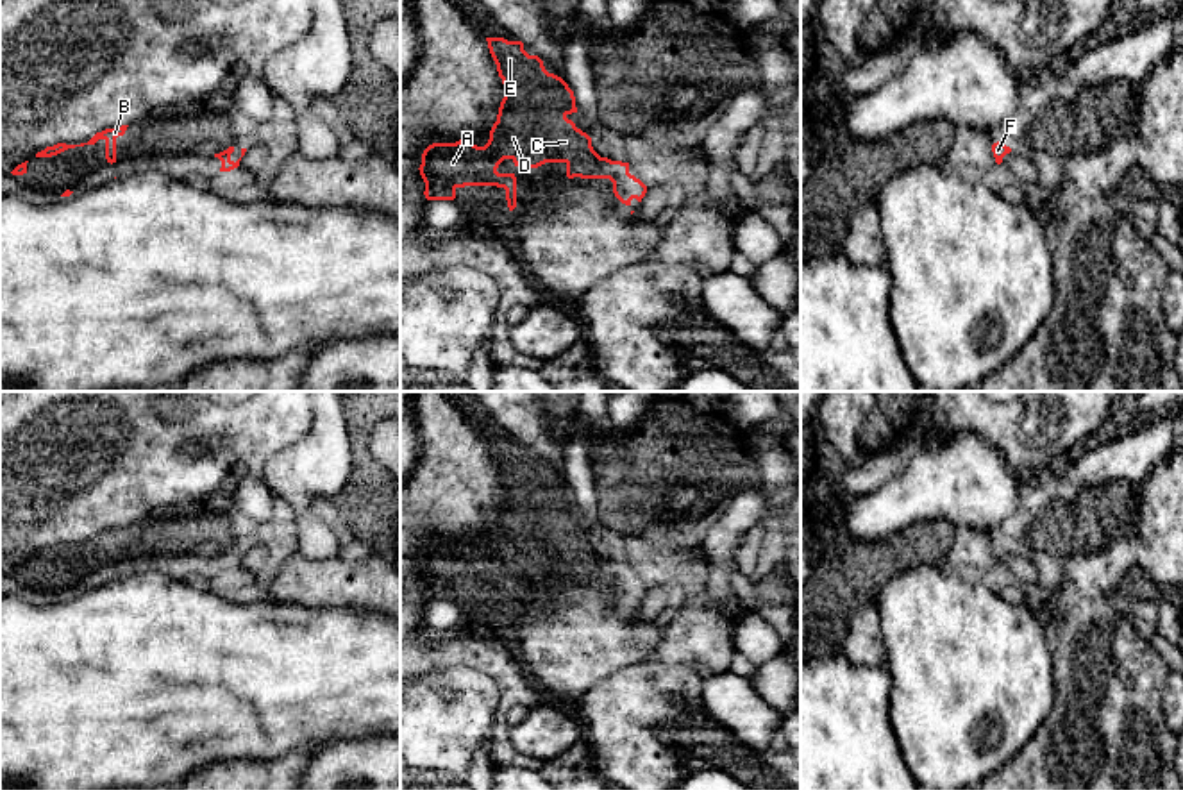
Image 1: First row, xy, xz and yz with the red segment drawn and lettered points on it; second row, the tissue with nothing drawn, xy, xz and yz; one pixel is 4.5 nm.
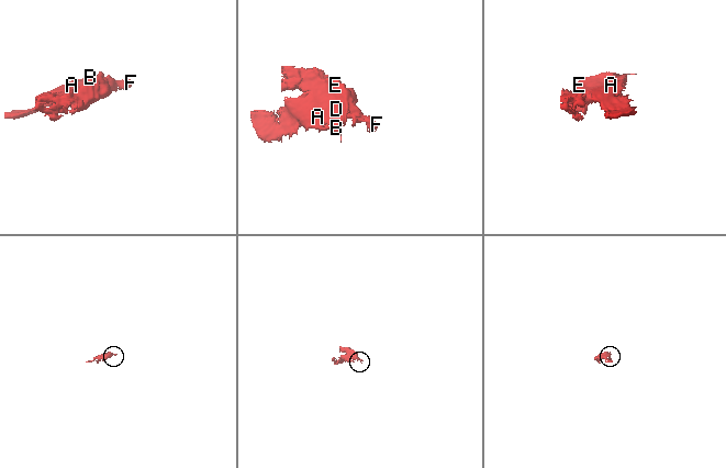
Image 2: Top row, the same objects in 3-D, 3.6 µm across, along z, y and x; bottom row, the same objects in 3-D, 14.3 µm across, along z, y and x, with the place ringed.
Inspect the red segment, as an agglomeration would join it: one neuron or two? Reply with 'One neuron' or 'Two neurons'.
One neuron

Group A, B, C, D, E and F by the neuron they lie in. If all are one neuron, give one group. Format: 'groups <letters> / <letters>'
groups A B C D E F

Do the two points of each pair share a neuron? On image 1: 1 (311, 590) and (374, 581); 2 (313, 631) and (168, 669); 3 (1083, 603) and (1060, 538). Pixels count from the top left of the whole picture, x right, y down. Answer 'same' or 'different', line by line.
1: same
2: same
3: different

